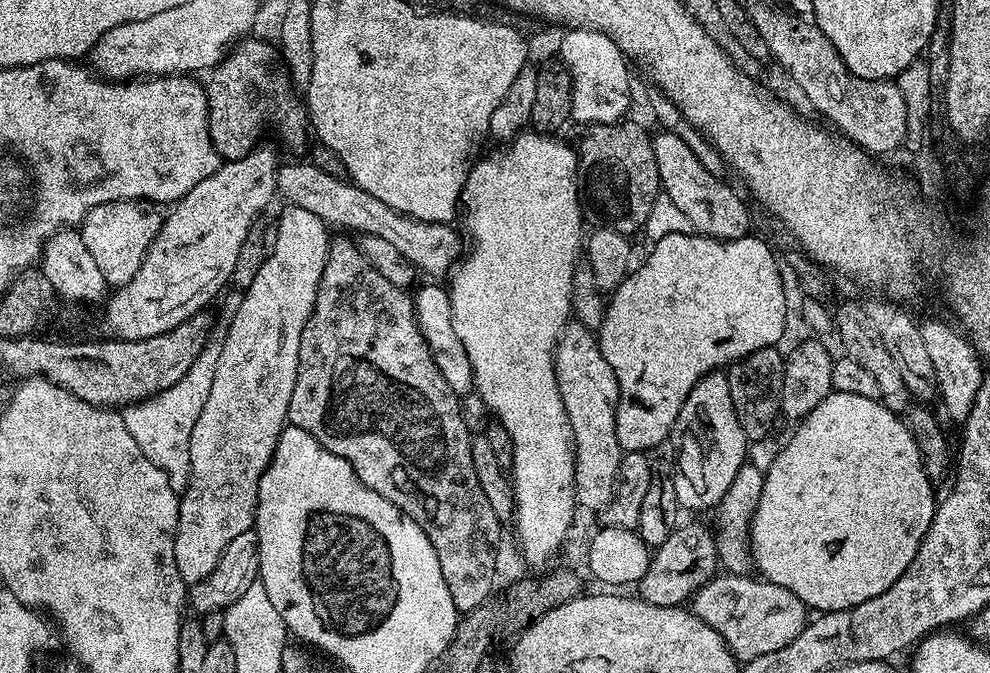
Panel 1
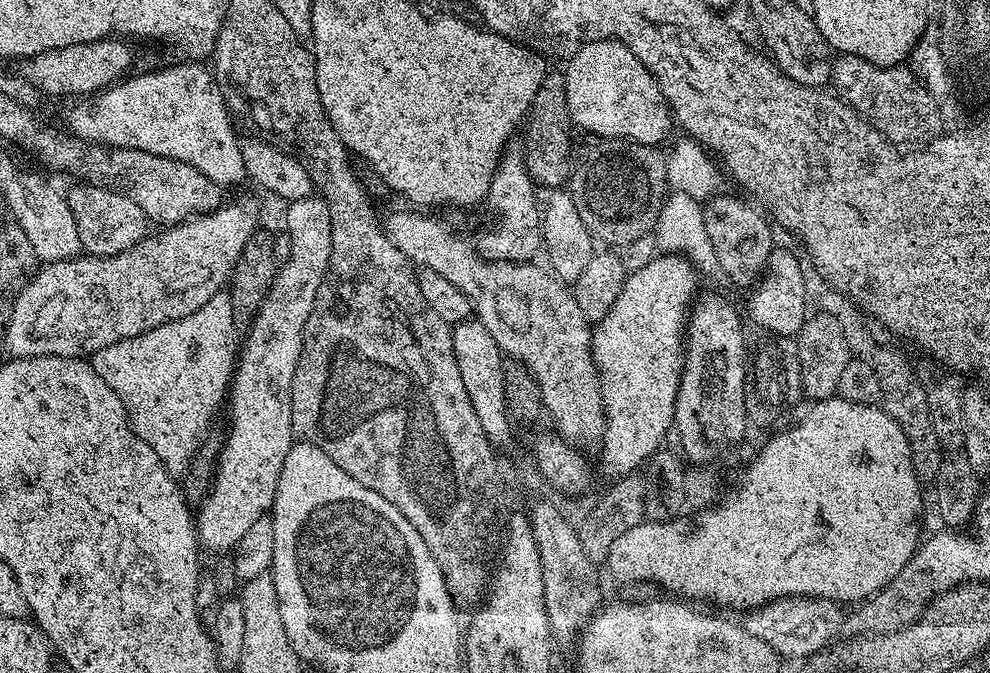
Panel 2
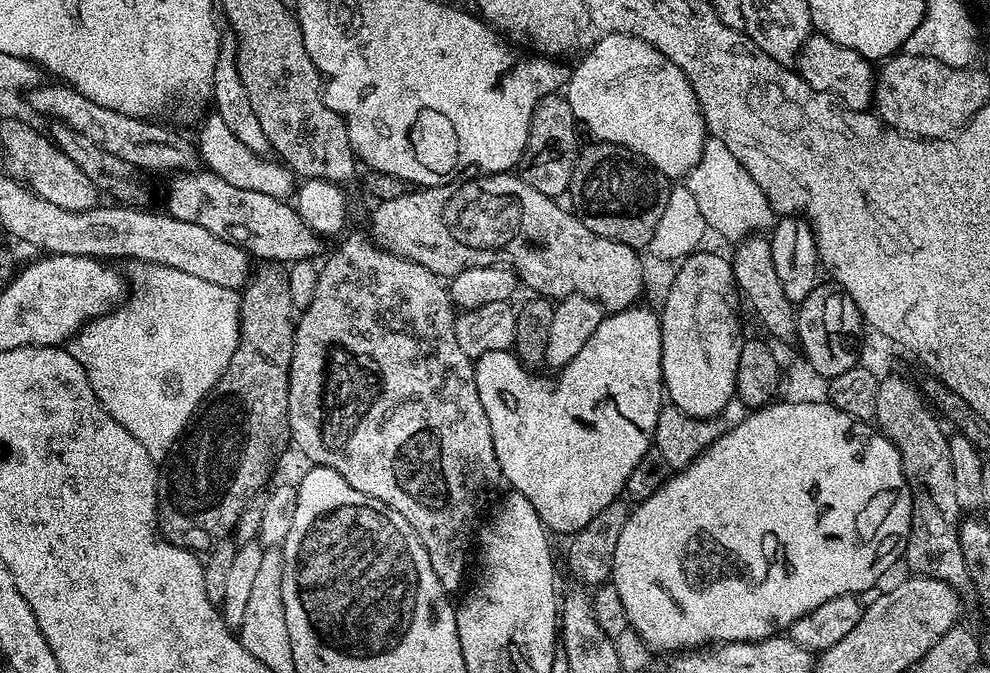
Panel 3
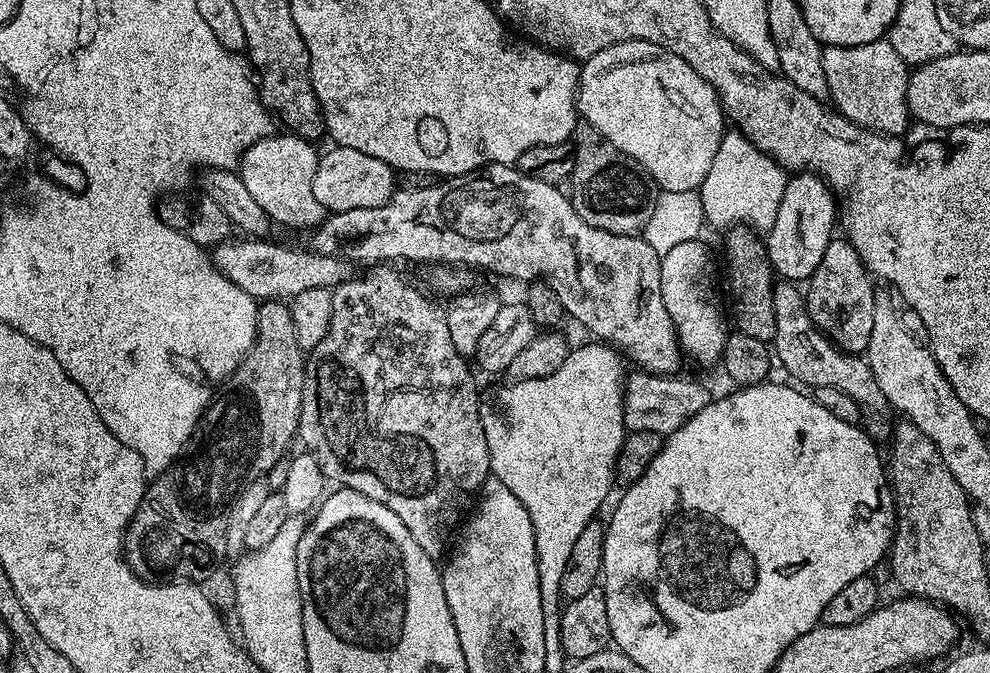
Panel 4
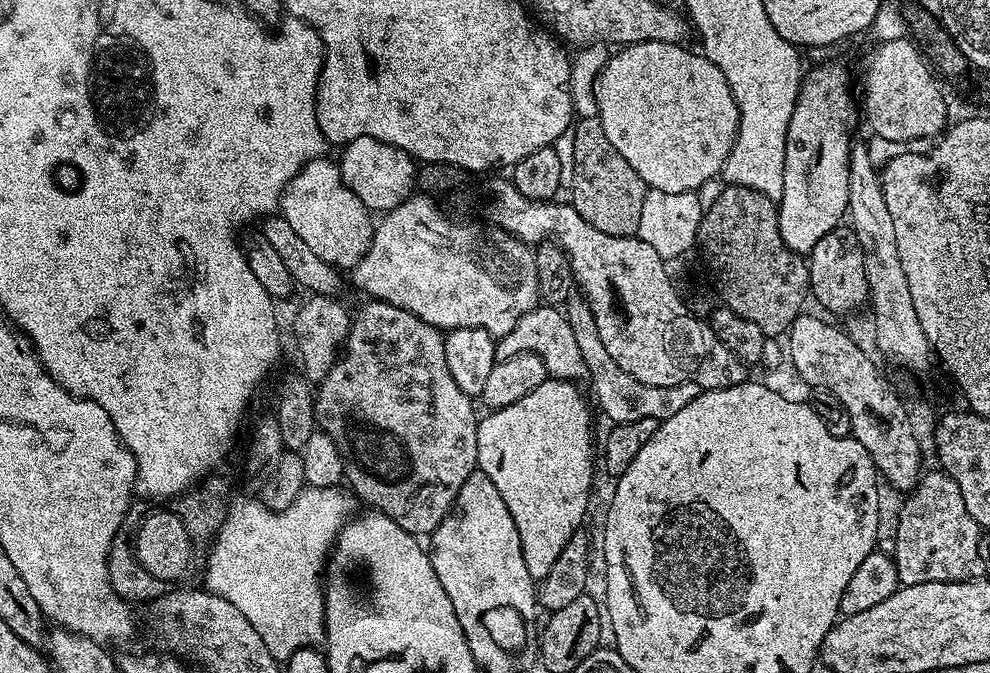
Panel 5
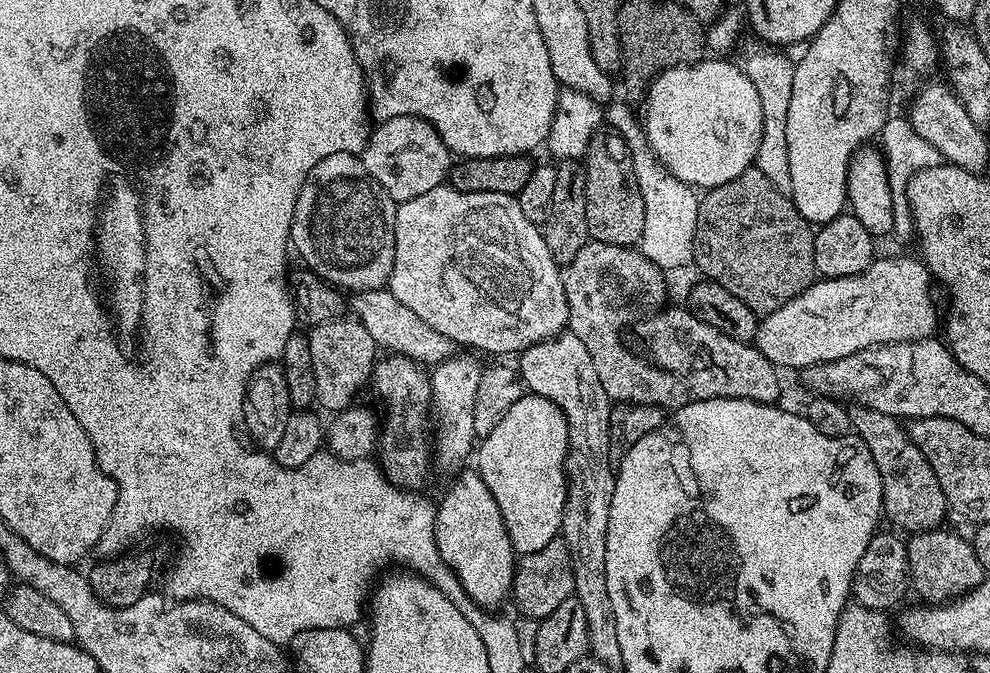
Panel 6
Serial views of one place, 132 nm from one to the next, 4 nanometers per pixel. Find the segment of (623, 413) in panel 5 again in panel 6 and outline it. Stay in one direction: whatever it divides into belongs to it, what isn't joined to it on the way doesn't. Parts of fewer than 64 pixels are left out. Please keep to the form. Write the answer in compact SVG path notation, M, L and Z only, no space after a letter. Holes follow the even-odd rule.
M586 243L582 246L582 250L578 250L578 258L574 258L574 262L566 265L563 278L564 293L568 303L567 331L575 334L584 343L586 350L590 350L594 370L598 370L598 382L602 382L602 390L606 390L609 400L616 404L645 404L665 410L675 410L689 403L690 393L679 376L664 372L649 363L647 359L639 360L638 357L631 356L620 341L620 327L628 323L631 325L632 316L639 317L641 314L648 314L665 307L664 299L668 296L668 284L664 281L664 277L666 276L661 268L635 247L623 248L613 244Z

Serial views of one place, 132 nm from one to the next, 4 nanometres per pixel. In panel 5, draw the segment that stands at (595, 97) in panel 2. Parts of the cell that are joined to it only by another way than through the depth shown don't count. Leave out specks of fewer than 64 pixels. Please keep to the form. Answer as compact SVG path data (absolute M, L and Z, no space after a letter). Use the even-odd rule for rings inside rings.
M647 40L641 44L629 44L621 47L617 51L620 52L617 56L616 53L609 55L608 63L601 70L595 87L600 125L602 130L606 130L606 138L610 138L610 146L614 146L614 150L618 150L618 154L622 154L622 158L626 158L626 162L630 162L630 166L634 166L634 170L638 173L638 178L642 178L642 182L647 184L649 189L666 191L668 194L696 192L700 190L700 187L707 180L712 180L715 176L719 177L724 163L727 162L727 156L731 152L731 147L734 146L739 130L740 111L736 105L734 94L722 74L722 70L718 70L718 66L714 66L714 62L707 60L699 51L691 52L690 49L684 47L680 44L667 44L657 40Z

